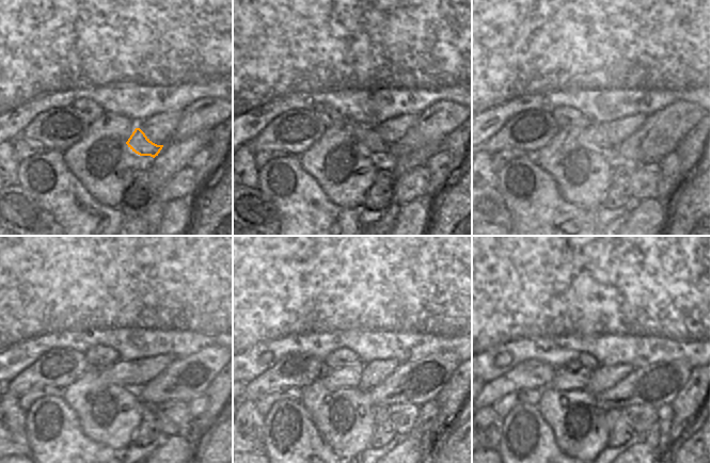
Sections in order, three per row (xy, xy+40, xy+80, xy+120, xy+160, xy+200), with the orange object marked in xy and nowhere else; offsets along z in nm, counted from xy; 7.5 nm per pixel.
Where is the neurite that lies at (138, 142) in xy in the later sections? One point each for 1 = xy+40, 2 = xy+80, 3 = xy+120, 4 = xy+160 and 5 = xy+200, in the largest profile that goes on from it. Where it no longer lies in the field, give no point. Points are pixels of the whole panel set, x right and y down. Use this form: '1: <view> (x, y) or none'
1: xy+40 (366, 136)
2: xy+80 (593, 136)
3: xy+120 (120, 373)
4: xy+160 (349, 377)
5: xy+200 (564, 379)

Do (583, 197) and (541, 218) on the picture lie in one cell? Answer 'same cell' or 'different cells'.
different cells

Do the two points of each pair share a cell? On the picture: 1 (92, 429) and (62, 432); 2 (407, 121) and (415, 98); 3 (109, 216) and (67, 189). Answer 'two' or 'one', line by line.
1: two
2: two
3: one

